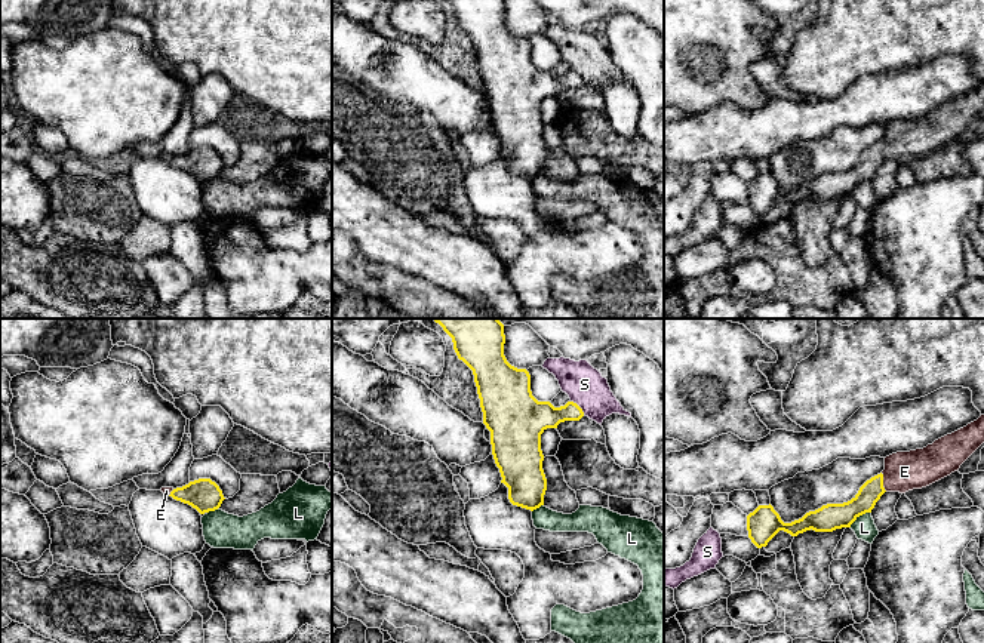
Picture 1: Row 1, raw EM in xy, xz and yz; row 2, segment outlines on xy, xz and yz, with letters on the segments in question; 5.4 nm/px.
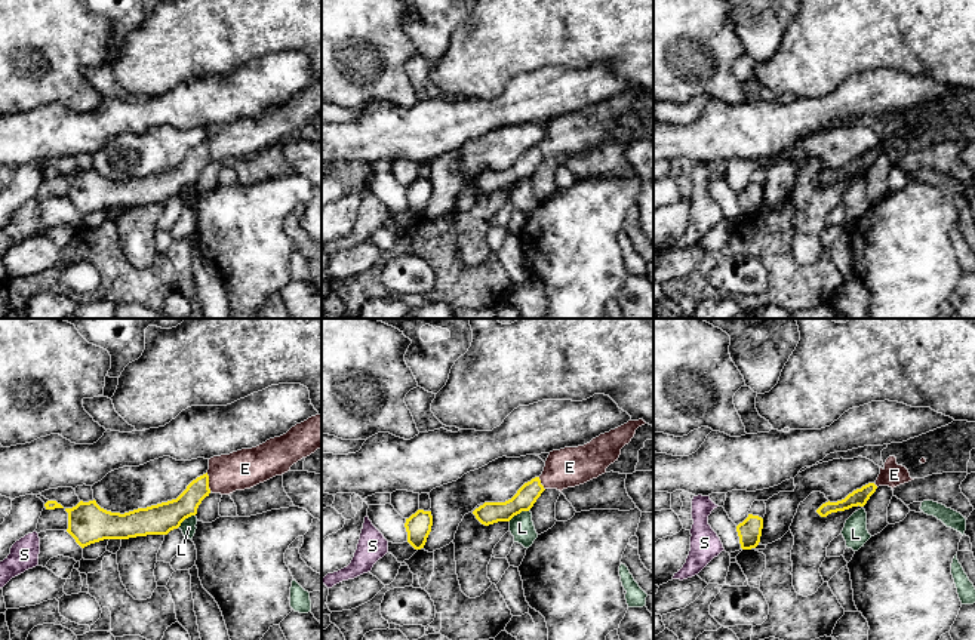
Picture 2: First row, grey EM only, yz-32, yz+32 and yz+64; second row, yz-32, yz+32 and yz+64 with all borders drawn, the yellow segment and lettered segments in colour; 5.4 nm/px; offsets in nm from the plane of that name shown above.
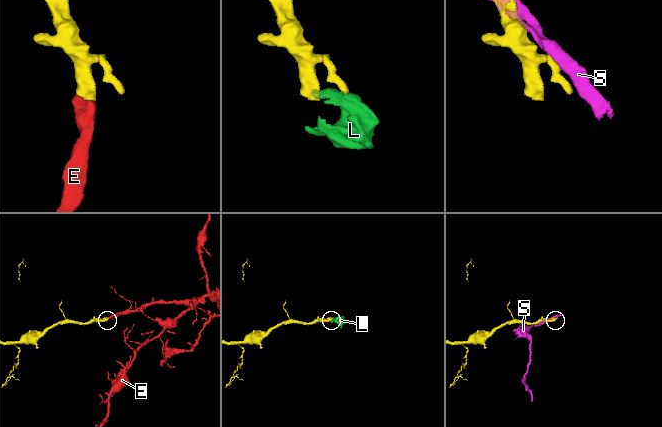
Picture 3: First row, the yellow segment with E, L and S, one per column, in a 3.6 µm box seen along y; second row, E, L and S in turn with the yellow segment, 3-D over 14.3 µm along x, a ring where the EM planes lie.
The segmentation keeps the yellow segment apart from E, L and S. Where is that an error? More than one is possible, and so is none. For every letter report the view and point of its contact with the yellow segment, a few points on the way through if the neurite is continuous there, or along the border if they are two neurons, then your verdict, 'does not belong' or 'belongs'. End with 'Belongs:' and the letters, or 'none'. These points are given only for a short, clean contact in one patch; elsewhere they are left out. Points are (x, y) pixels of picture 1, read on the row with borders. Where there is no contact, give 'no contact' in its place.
E: contact yz (882, 482); way yz (870, 492), (882, 482), (894, 479), (904, 471); belongs
L: contact yz (860, 514); does not belong
S: contact xz (578, 406); does not belong
Belongs: E

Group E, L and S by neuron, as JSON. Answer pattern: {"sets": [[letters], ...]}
{"sets": [["E"], ["L"], ["S"]]}

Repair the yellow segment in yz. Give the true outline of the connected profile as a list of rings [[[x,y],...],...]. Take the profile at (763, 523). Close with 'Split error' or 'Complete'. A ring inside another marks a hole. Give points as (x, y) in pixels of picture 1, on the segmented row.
[[[984,415],[923,449],[886,456],[885,470],[867,480],[848,502],[822,505],[791,523],[784,523],[771,504],[759,505],[747,516],[748,538],[757,548],[762,548],[779,530],[797,536],[811,529],[833,532],[851,527],[860,516],[871,513],[885,492],[905,493],[926,487],[957,471],[983,443]]]. Split error

